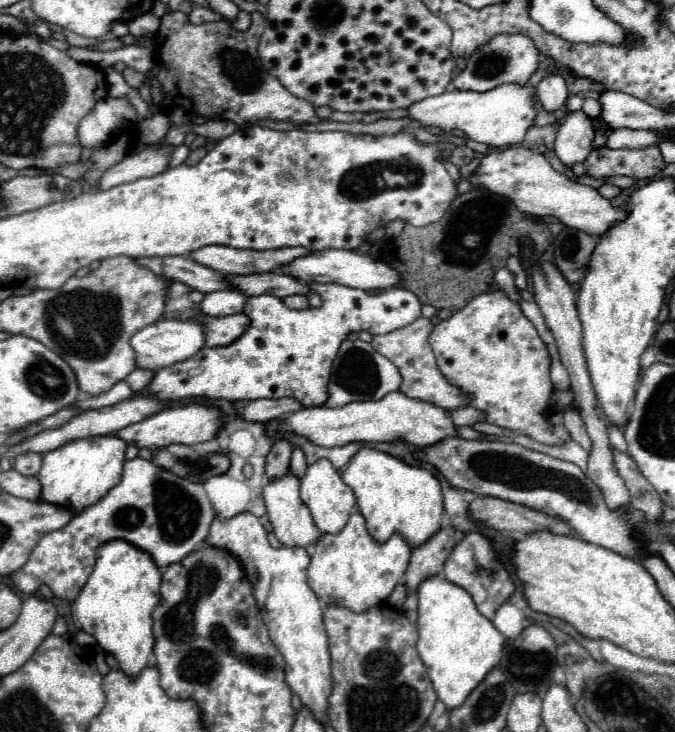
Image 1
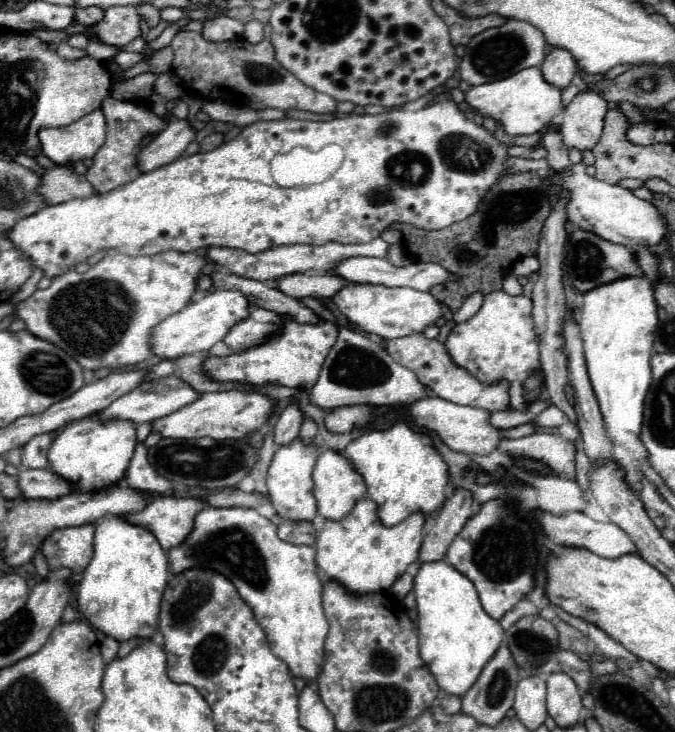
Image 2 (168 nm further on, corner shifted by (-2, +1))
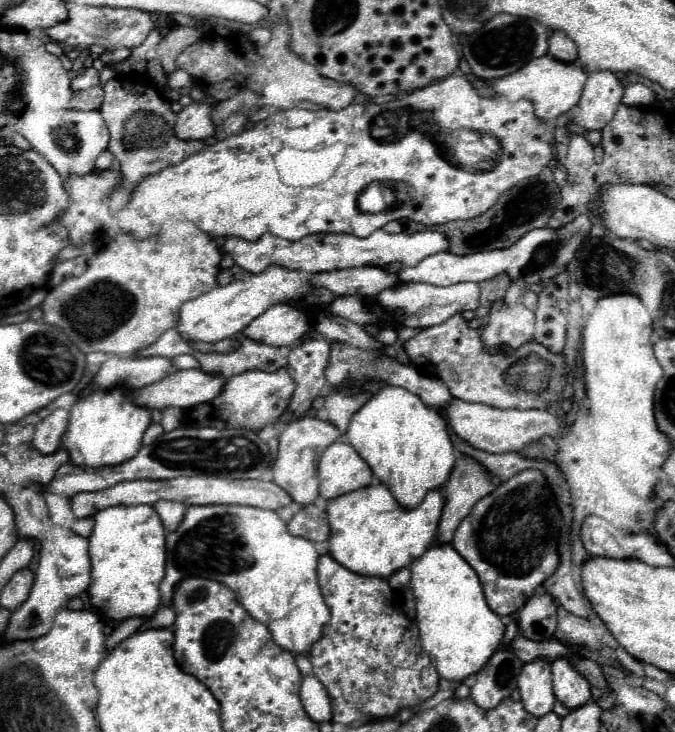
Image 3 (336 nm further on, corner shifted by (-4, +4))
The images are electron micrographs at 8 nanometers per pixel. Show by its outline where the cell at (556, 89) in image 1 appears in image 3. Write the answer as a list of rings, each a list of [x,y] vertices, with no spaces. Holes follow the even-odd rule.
[[[556,31],[550,37],[548,43],[550,43],[550,47],[548,47],[550,57],[554,57],[554,59],[558,59],[562,63],[574,63],[576,61],[576,45],[568,35]]]

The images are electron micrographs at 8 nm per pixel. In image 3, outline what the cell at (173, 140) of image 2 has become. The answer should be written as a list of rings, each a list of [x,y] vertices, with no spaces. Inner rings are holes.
[[[190,103],[178,113],[178,121],[174,125],[174,133],[182,141],[206,139],[214,135],[214,125],[210,119],[212,107],[206,103]]]

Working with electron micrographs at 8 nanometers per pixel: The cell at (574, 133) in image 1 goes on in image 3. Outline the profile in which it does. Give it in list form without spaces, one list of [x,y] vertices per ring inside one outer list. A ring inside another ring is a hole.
[[[594,71],[588,75],[582,97],[578,101],[578,113],[574,123],[586,131],[600,131],[614,117],[624,87],[620,79],[610,71]]]

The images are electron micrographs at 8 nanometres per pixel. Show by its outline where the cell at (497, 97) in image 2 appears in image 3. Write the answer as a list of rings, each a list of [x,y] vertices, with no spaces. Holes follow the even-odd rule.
[[[544,55],[544,57],[532,59],[528,65],[524,65],[516,73],[490,81],[490,87],[494,89],[494,93],[504,95],[510,101],[518,101],[518,99],[532,101],[536,117],[540,121],[552,121],[558,115],[568,113],[578,103],[586,79],[588,79],[588,73],[582,71],[578,65],[562,63],[562,61],[552,59],[550,55]]]

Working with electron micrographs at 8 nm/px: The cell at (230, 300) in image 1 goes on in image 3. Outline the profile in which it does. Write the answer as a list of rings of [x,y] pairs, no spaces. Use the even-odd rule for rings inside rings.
[[[278,265],[268,267],[260,275],[250,275],[246,281],[232,281],[228,285],[216,287],[180,307],[176,329],[182,339],[190,343],[218,343],[222,339],[228,339],[236,333],[240,333],[252,319],[262,315],[268,307],[276,303],[286,303],[292,297],[307,297],[312,291],[312,285],[308,283],[308,277],[304,271],[290,271]]]

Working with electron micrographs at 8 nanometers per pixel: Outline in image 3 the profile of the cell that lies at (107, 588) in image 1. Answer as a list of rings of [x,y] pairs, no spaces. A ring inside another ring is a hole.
[[[150,505],[102,509],[94,515],[94,531],[88,541],[92,561],[88,597],[92,607],[114,621],[152,617],[160,607],[160,581],[166,565],[166,529],[156,511]]]

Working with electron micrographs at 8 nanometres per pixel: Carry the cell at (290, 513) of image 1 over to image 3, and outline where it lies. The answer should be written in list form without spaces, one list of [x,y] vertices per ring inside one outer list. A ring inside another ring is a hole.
[[[302,417],[290,421],[280,435],[278,457],[272,465],[272,481],[278,487],[282,487],[292,497],[294,503],[312,505],[318,499],[318,477],[316,477],[318,461],[322,457],[322,451],[338,439],[340,439],[340,431],[328,421],[314,419],[314,417]]]

